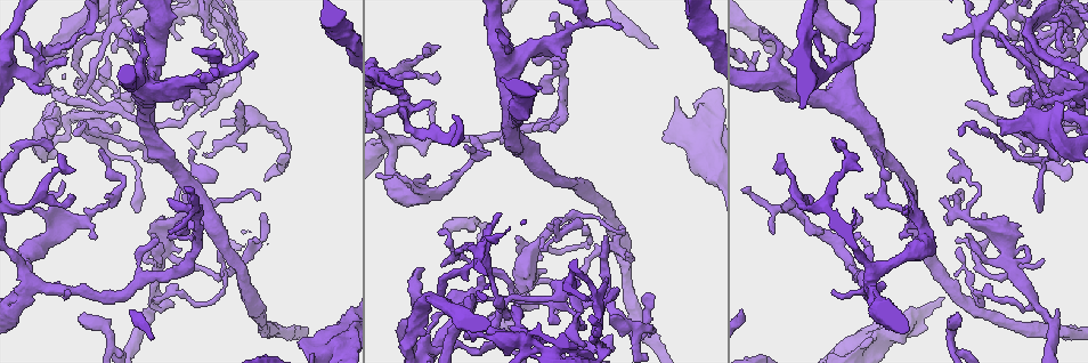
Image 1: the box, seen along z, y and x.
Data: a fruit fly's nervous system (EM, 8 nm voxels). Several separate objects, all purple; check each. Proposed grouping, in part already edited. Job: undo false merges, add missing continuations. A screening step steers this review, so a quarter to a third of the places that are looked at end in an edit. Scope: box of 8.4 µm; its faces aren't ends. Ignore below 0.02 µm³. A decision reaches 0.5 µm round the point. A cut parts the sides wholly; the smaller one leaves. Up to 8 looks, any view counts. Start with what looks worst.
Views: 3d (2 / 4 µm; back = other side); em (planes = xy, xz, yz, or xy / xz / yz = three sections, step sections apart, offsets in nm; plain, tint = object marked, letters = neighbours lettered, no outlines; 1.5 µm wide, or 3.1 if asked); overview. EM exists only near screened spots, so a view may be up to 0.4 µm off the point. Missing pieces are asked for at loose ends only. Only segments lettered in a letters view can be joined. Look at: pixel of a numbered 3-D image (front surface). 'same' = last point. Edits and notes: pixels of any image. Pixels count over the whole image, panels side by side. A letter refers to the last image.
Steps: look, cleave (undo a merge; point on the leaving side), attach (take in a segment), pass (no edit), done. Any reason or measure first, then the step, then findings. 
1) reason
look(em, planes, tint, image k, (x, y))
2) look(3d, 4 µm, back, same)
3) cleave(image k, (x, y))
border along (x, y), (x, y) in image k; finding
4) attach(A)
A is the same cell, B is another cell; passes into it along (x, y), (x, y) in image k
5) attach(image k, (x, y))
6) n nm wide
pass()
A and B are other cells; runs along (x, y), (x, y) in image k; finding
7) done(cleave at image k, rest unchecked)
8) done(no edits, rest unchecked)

an open end
look(em, yz, step 4, letters, image 1, (259, 198))

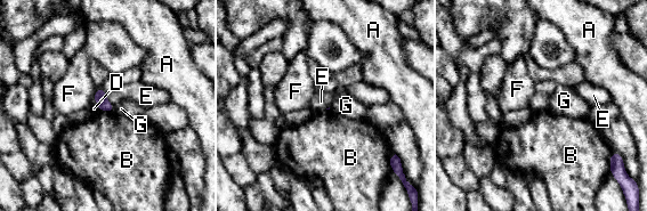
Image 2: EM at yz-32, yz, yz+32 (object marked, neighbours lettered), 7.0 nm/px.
look(em, planes, letters, same)

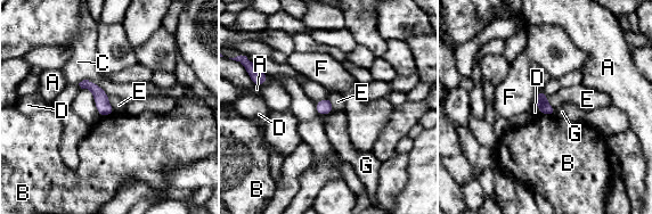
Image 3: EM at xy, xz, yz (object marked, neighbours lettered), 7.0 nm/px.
E touches over 130 nm
pass()
A, B, C, D, E, F and G are other cells; border along (108, 96), (108, 103), (115, 112) in image 3; no lettered segment goes on from it

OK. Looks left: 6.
abrupt turn
look(3d, 4 µm, image 1, (128, 98))

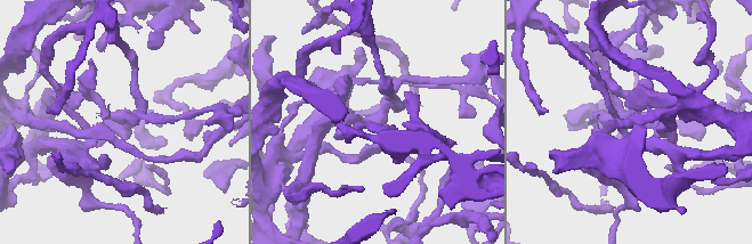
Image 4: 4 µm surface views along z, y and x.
look(em, xy, step 4, letters, image 4, (377, 118))

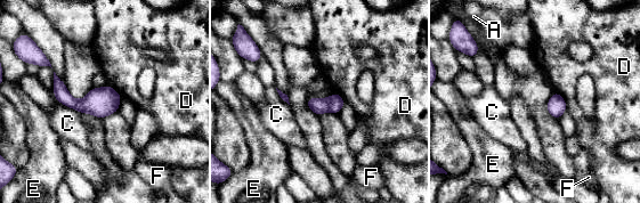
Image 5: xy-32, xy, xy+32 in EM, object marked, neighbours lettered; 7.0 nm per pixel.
50 nm wide
cleave(image 5, (318, 106))
A, C, D, E and F are other cells; border along (332, 95), (329, 102), (329, 111) in image 5; two neurons meet here

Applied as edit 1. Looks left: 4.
tapers out
look(em, xz, step 4, tint, image 1, (758, 52))

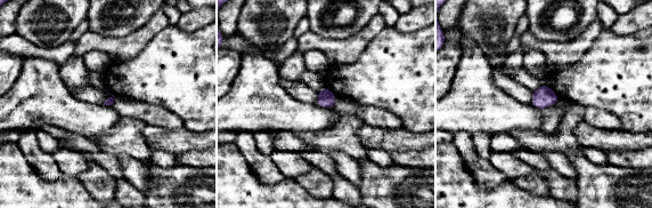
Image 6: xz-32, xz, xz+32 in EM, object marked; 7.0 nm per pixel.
look(em, planes, letters, same)

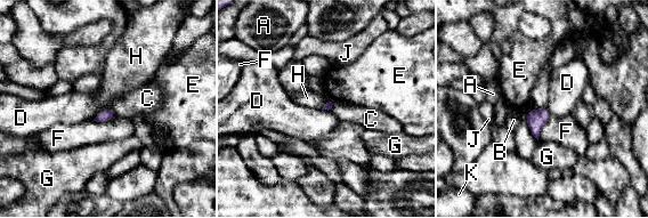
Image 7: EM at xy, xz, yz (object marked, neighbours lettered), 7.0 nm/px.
pass()
A, B, C, D, E, F, G, H, J and K are other cells; border along (111, 107), (104, 107), (92, 119) in image 7; none of them fits

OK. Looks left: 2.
done(cleave at image 5, rest unchecked)

